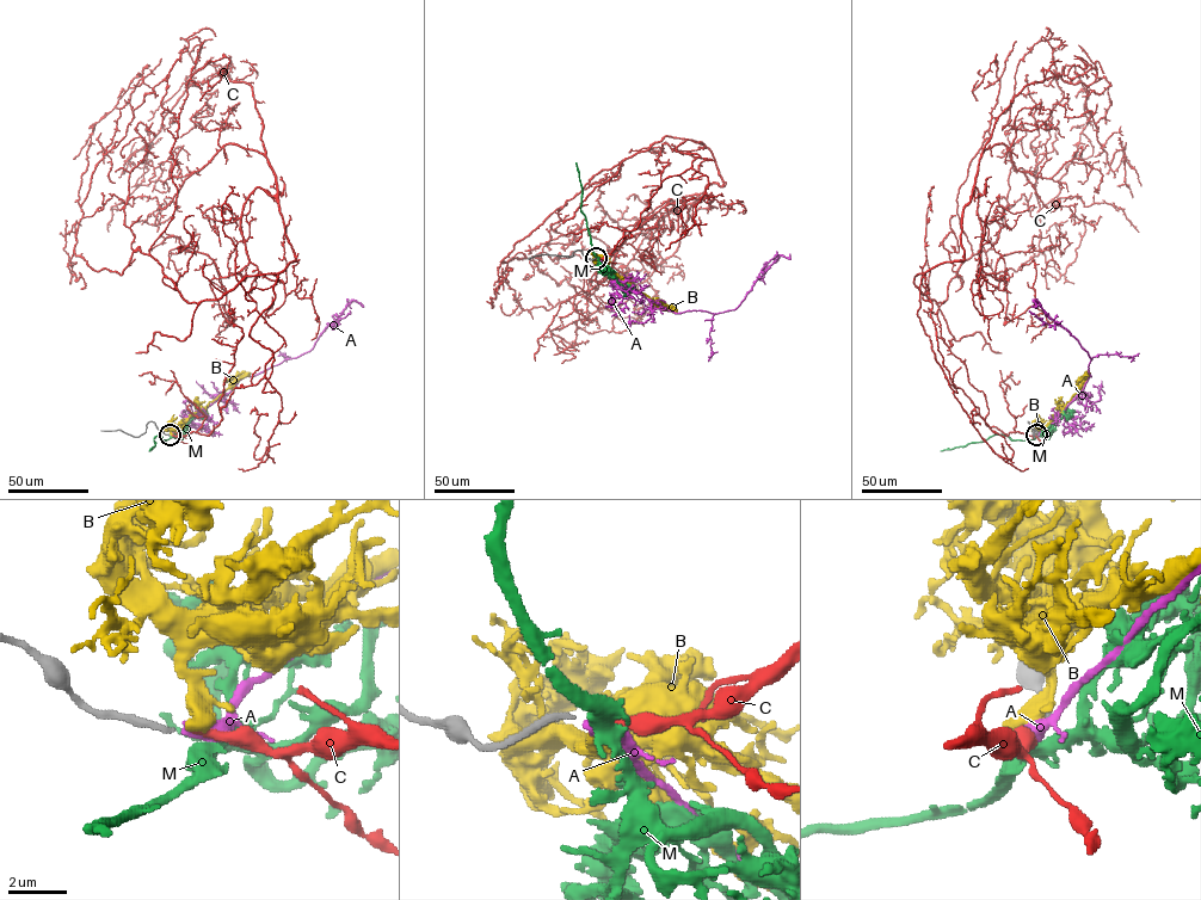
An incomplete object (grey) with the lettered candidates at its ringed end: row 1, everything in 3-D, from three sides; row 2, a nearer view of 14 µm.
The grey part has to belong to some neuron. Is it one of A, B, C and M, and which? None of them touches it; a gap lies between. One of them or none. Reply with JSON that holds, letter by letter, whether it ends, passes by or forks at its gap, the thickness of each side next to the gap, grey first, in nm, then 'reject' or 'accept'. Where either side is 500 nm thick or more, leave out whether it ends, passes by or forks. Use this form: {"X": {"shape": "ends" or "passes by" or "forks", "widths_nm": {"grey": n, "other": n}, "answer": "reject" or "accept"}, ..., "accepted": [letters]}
{"A": {"shape": "ends", "widths_nm": {"grey": 200, "other": 460}, "answer": "reject"}, "B": {"shape": "ends", "widths_nm": {"grey": 200, "other": 460}, "answer": "reject"}, "C": {"shape": "ends", "widths_nm": {"grey": 200, "other": 260}, "answer": "reject"}, "M": {"shape": "forks", "widths_nm": {"grey": 200, "other": 400}, "answer": "reject"}, "accepted": []}

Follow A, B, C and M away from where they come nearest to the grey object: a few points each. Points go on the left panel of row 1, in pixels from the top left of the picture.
A: (170, 435), (189, 415), (228, 394), (242, 378), (309, 351), (352, 300), (363, 306)
B: (170, 435), (242, 374), (223, 382)
C: (171, 435), (263, 377), (278, 275), (188, 302), (139, 247), (121, 275), (75, 254), (142, 72)
M: (171, 436), (165, 441), (158, 435), (149, 451)

